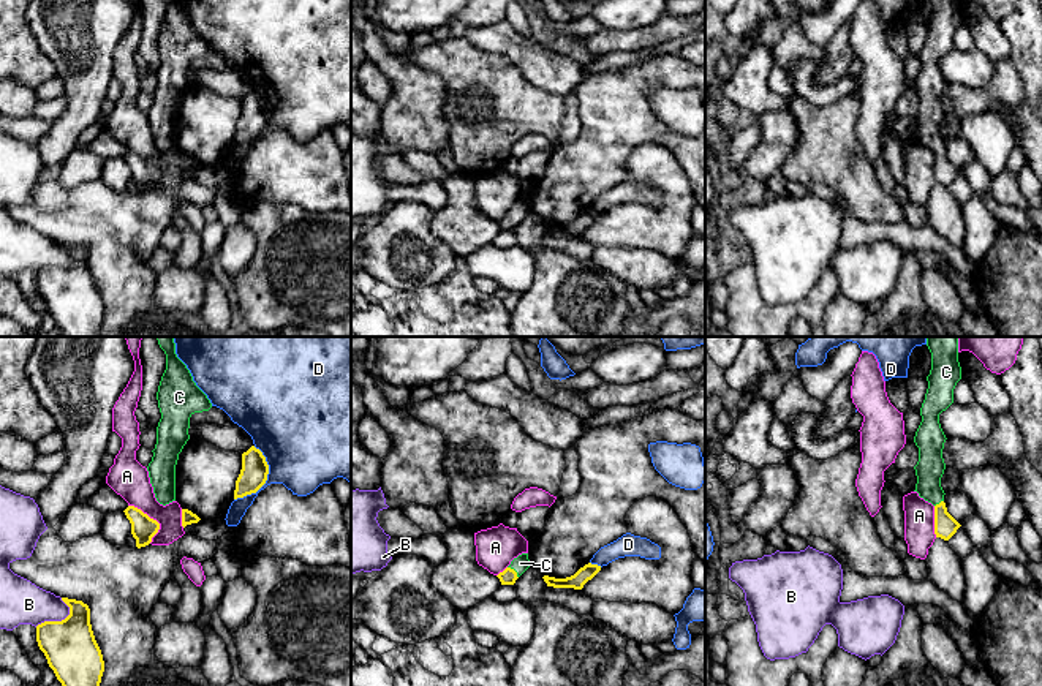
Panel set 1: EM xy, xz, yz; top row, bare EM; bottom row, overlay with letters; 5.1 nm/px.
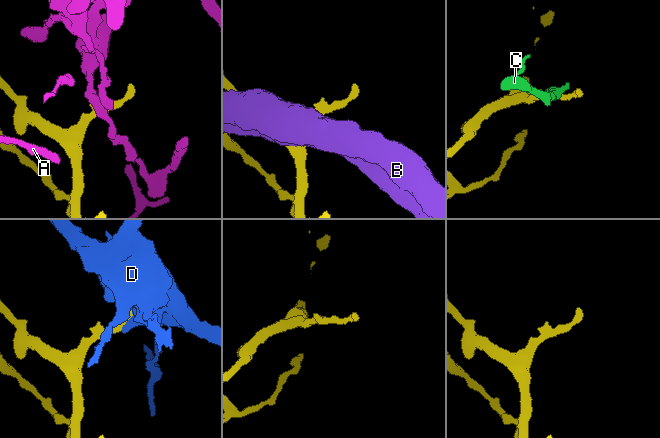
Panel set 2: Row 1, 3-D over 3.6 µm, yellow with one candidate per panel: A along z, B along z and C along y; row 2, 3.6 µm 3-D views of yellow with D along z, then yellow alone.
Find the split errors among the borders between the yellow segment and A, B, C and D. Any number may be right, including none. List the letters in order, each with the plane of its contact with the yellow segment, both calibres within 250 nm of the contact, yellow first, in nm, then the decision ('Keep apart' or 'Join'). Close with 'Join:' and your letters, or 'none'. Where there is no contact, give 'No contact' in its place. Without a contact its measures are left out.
A: Touches yellow in xy. Thickness 130 nm (yellow) against 190 nm. Keep apart
B: Touches yellow in xy. Thickness 260 nm (yellow) against 220 nm. Keep apart
C: Touches yellow in xz. Thickness 80 nm (yellow) against 80 nm. Join
D: Touches yellow in xy. Thickness 140 nm (yellow) against 400 nm. Keep apart
Join: C

